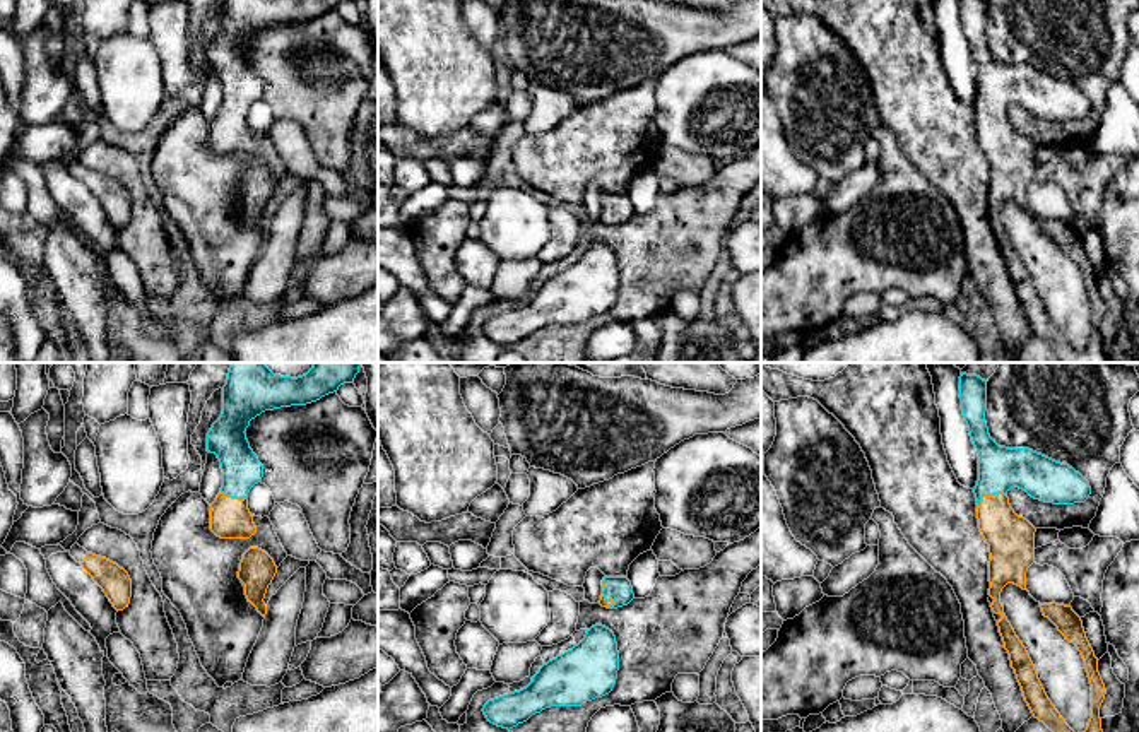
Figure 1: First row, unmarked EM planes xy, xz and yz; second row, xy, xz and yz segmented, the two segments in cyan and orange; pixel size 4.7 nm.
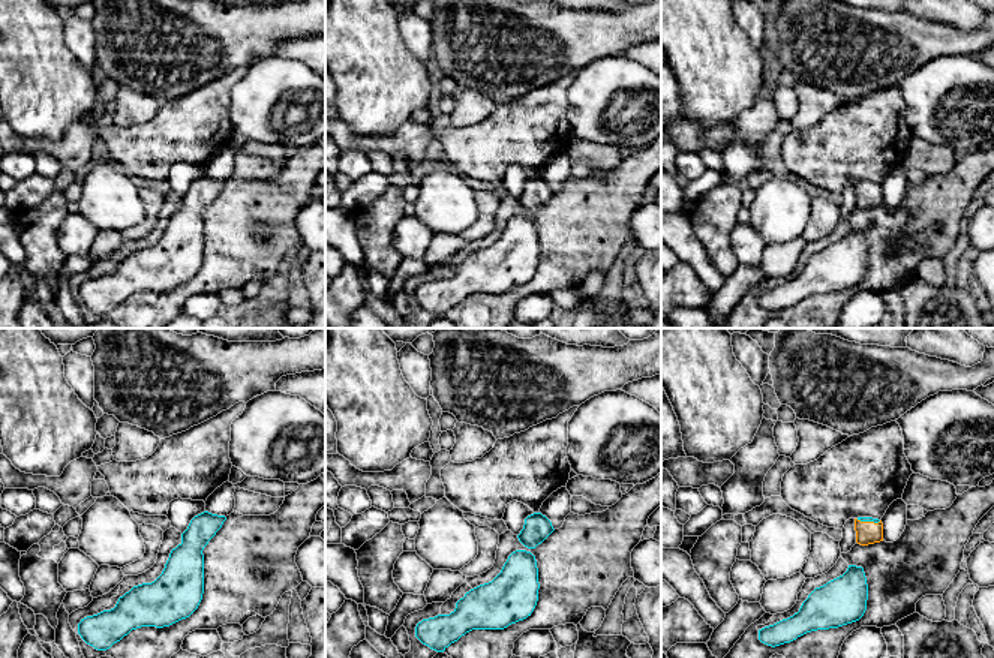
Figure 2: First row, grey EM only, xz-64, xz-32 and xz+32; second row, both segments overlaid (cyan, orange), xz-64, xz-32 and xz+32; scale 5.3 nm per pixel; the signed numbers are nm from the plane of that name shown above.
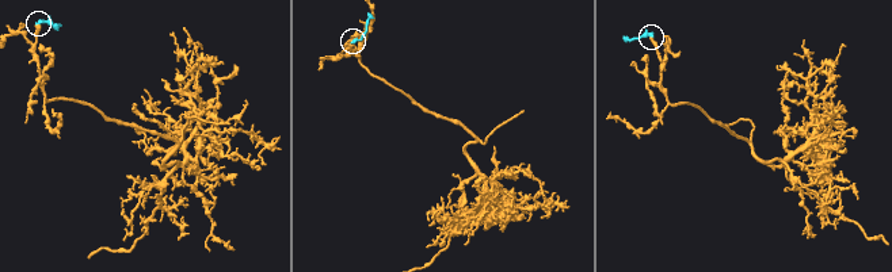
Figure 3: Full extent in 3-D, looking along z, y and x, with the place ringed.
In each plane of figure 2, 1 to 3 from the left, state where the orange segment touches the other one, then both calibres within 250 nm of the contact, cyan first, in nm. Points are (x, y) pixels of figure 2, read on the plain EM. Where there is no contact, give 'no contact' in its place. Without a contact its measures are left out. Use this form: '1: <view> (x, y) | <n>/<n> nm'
1: no contact
2: no contact
3: xz+32 (868, 185) | 30/130 nm

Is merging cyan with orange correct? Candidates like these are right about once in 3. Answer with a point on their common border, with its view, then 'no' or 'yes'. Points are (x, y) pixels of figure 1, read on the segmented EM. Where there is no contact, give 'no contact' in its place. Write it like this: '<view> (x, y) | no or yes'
yz (989, 495) | yes

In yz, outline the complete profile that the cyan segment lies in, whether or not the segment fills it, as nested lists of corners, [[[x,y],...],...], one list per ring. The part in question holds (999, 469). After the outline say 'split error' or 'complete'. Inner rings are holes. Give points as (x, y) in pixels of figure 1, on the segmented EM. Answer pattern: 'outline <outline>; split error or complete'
outline [[[961,373],[959,398],[978,452],[978,481],[973,493],[978,528],[990,552],[989,595],[994,599],[990,607],[1002,616],[997,626],[1004,648],[1033,717],[1052,732],[1074,732],[1048,700],[1026,648],[1004,614],[1000,592],[1007,583],[1026,590],[1026,571],[1035,563],[1036,528],[1014,513],[1007,491],[1016,486],[1045,503],[1074,505],[1089,498],[1089,482],[1067,463],[1030,448],[999,446],[985,422],[987,381],[980,376]]]; split error

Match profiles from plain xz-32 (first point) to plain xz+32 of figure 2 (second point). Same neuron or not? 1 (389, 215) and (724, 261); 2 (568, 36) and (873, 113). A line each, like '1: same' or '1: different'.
1: same
2: different

